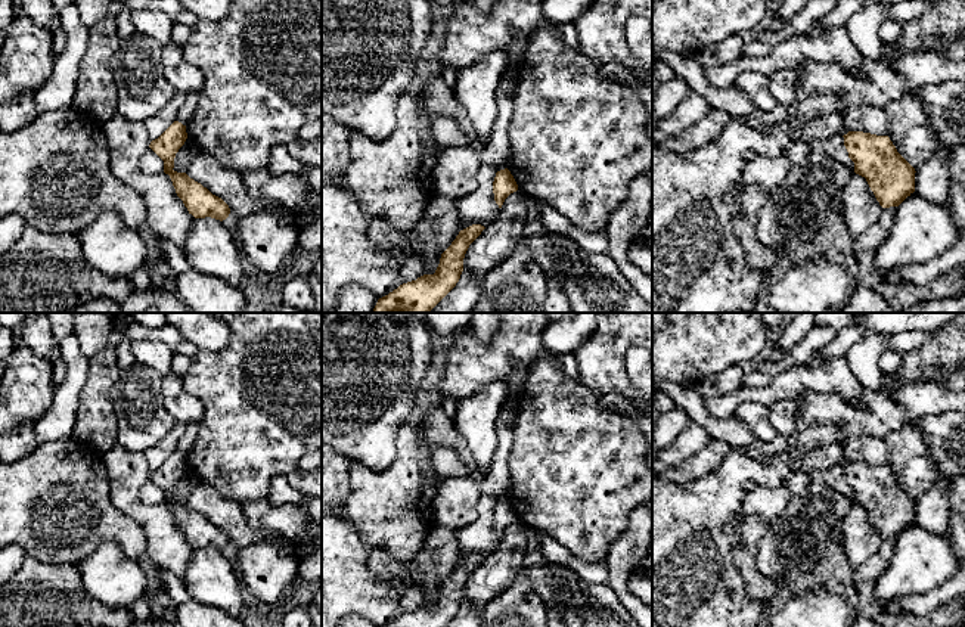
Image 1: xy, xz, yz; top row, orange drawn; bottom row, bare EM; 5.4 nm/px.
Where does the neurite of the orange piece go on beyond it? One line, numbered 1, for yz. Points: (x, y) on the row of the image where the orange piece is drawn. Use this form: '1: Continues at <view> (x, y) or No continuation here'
1: No continuation here

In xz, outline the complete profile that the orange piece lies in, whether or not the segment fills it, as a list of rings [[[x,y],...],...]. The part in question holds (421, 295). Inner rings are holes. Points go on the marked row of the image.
[[[472,224],[460,230],[441,254],[434,274],[400,285],[379,298],[372,313],[429,313],[459,282],[465,254],[484,229],[481,224]]]

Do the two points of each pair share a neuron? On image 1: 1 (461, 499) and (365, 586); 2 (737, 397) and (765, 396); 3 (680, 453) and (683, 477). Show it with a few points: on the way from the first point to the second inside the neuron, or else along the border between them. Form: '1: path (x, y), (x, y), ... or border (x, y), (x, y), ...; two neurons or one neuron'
1: border (438, 487), (434, 496), (436, 524); two neurons
2: path (744, 396), (757, 396); one neuron
3: border (710, 440), (689, 458), (667, 469); two neurons

